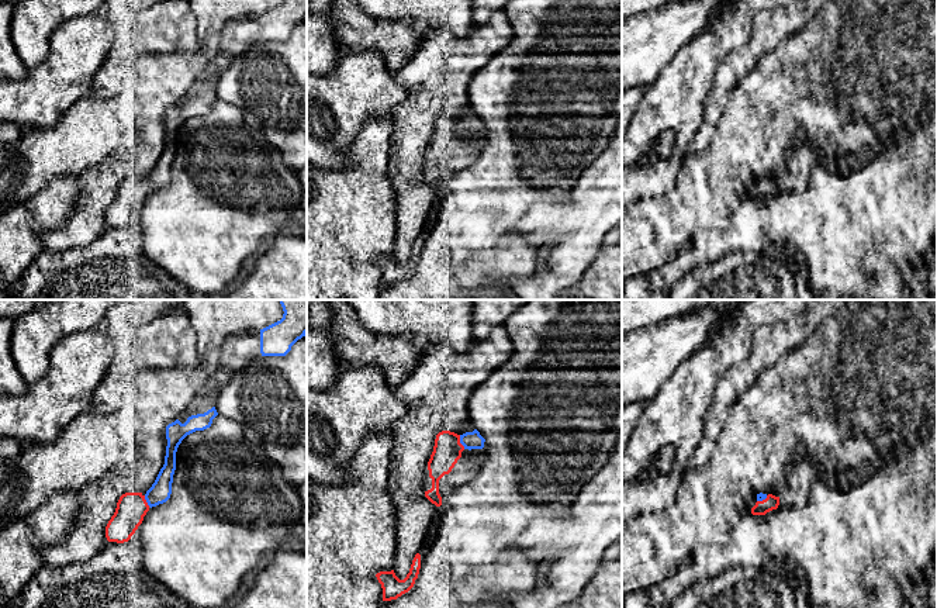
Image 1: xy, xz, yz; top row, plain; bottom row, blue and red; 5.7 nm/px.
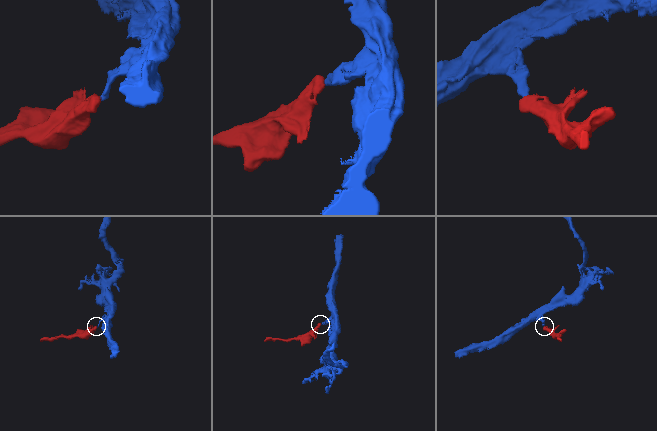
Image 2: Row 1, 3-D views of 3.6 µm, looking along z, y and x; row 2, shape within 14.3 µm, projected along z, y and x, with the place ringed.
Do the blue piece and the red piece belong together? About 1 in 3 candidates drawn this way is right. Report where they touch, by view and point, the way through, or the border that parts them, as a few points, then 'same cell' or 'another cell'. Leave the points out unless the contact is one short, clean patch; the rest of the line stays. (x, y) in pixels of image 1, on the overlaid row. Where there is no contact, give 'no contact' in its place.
contact xz (460, 442); same cell

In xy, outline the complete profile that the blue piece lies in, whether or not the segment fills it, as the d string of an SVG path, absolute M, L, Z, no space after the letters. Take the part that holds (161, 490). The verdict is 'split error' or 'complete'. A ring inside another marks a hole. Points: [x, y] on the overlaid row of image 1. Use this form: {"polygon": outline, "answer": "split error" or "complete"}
{"polygon": "M215 387L200 391L183 415L166 426L165 464L145 495L142 493L125 493L120 497L115 512L106 526L108 542L128 542L146 512L170 498L177 448L187 435L211 426L212 419L218 415L215 397Z", "answer": "split error"}

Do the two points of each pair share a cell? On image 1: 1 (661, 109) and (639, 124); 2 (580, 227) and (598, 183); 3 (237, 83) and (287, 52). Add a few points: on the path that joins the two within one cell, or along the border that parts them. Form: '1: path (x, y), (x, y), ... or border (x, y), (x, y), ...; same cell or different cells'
1: path (656, 113), (645, 124); same cell
2: path (585, 216), (598, 201), (598, 194); same cell
3: path (249, 80), (260, 79), (275, 65); same cell

